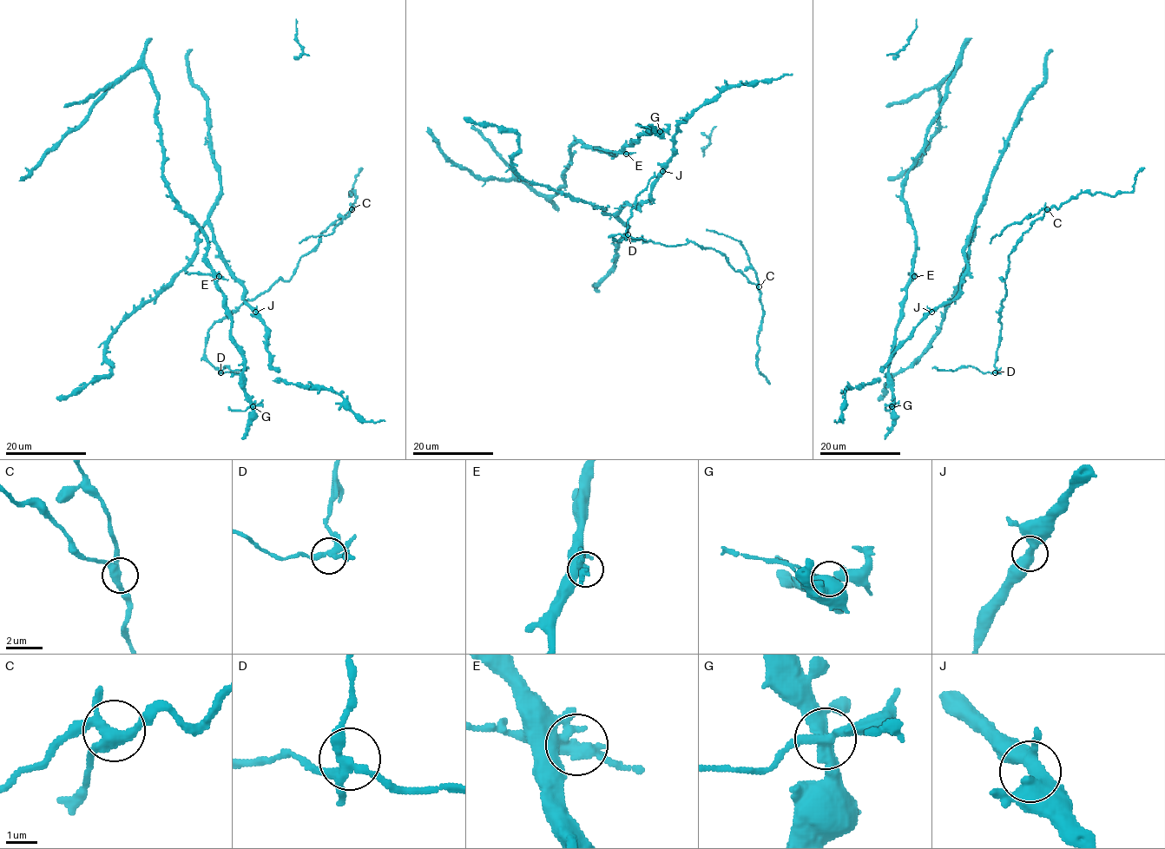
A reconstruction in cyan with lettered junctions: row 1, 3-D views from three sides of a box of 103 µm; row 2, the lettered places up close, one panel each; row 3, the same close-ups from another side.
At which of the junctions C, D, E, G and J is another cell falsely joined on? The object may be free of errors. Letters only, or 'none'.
G

